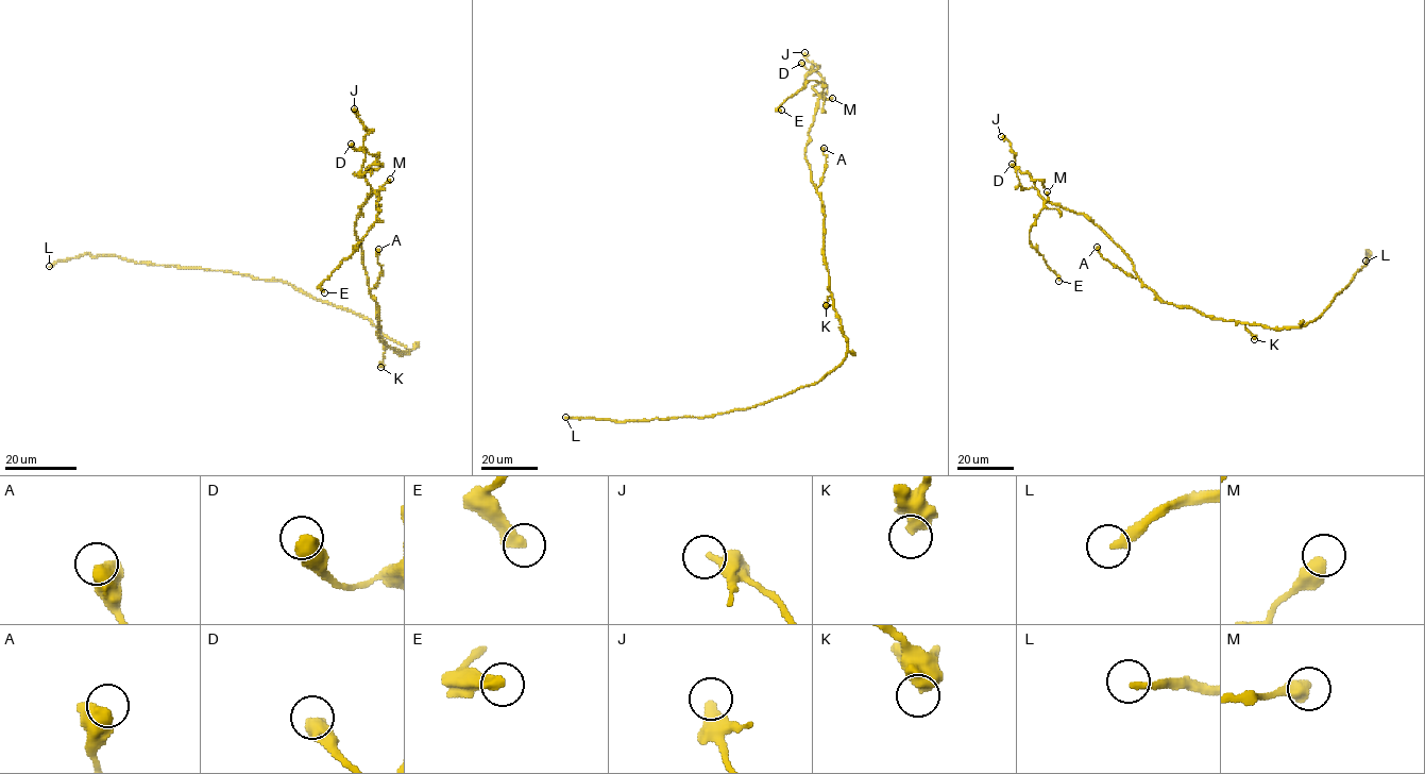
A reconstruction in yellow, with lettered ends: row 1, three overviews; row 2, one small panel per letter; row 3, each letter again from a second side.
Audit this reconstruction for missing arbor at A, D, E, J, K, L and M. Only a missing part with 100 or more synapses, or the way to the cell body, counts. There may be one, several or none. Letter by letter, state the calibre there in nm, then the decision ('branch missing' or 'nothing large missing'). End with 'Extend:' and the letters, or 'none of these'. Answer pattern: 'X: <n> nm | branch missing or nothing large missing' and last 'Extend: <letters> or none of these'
A: 650 nm | nothing large missing
D: 550 nm | nothing large missing
E: 420 nm | nothing large missing
J: 400 nm | nothing large missing
K: 650 nm | nothing large missing
L: 280 nm | branch missing
M: 500 nm | nothing large missing
Extend: L

